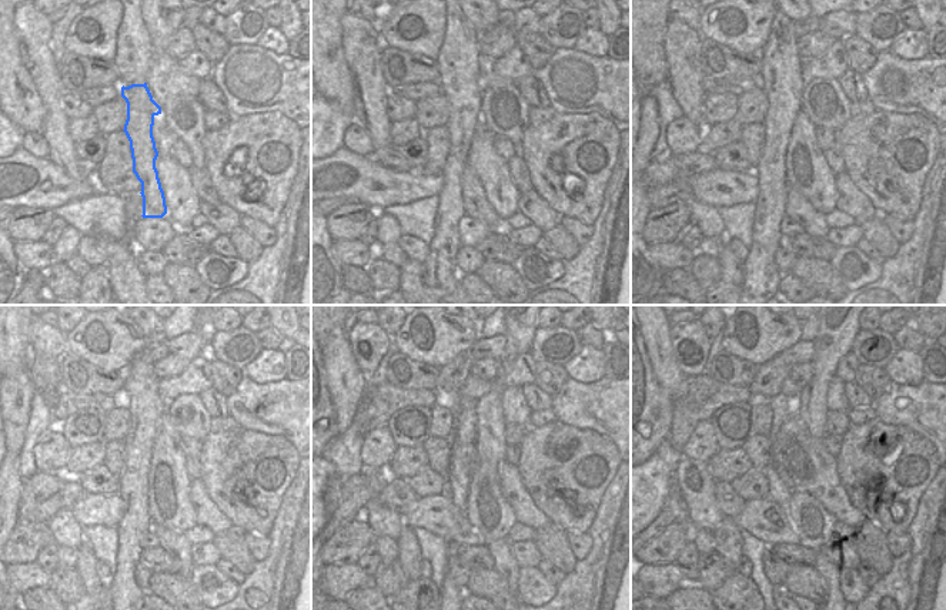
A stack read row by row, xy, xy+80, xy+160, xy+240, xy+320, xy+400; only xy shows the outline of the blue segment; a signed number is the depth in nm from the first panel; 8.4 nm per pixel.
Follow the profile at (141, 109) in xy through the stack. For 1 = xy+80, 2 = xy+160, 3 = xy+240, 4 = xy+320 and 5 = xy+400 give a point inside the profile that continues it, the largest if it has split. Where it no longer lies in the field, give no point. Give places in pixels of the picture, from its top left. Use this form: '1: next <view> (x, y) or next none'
1: next xy+80 (475, 204)
2: next xy+160 (798, 208)
3: next xy+240 (176, 543)
4: next xy+320 (501, 550)
5: next xy+400 (829, 570)

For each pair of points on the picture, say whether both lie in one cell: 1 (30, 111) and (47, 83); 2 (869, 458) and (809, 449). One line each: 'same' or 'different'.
1: different
2: different

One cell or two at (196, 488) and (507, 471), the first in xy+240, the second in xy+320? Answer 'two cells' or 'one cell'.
one cell

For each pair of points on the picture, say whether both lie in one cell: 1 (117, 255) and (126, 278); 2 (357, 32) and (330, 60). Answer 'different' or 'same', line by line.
1: same
2: different

